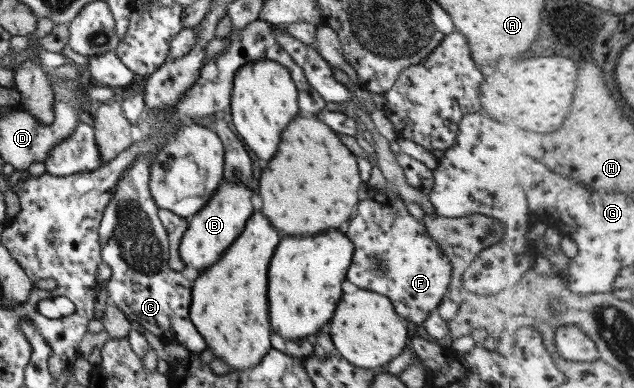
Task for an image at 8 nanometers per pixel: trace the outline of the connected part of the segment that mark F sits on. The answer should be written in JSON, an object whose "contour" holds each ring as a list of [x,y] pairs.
{"contour":[[[387,182],[385,188],[377,190],[384,194],[384,201],[381,202],[382,193],[359,200],[356,216],[344,233],[353,244],[346,278],[362,290],[388,298],[396,314],[412,324],[422,325],[447,292],[451,266],[438,245],[426,236],[421,220],[408,214],[406,202],[400,199],[396,190]]]}

